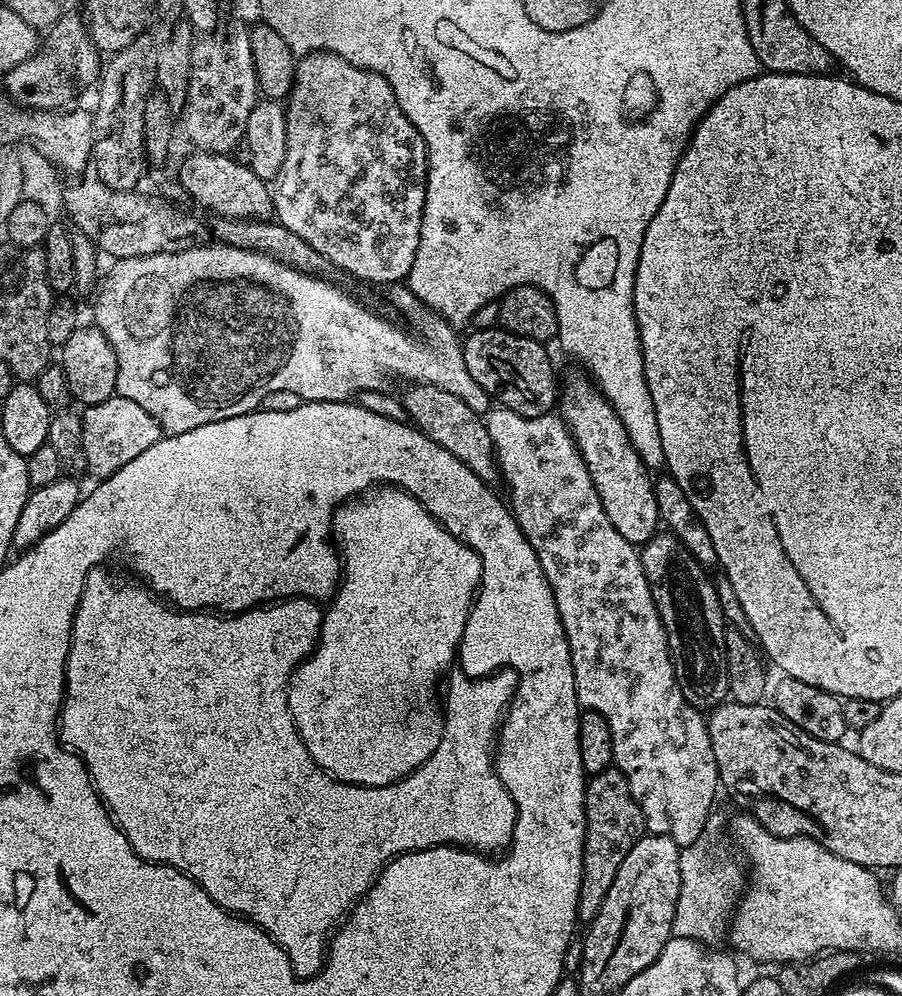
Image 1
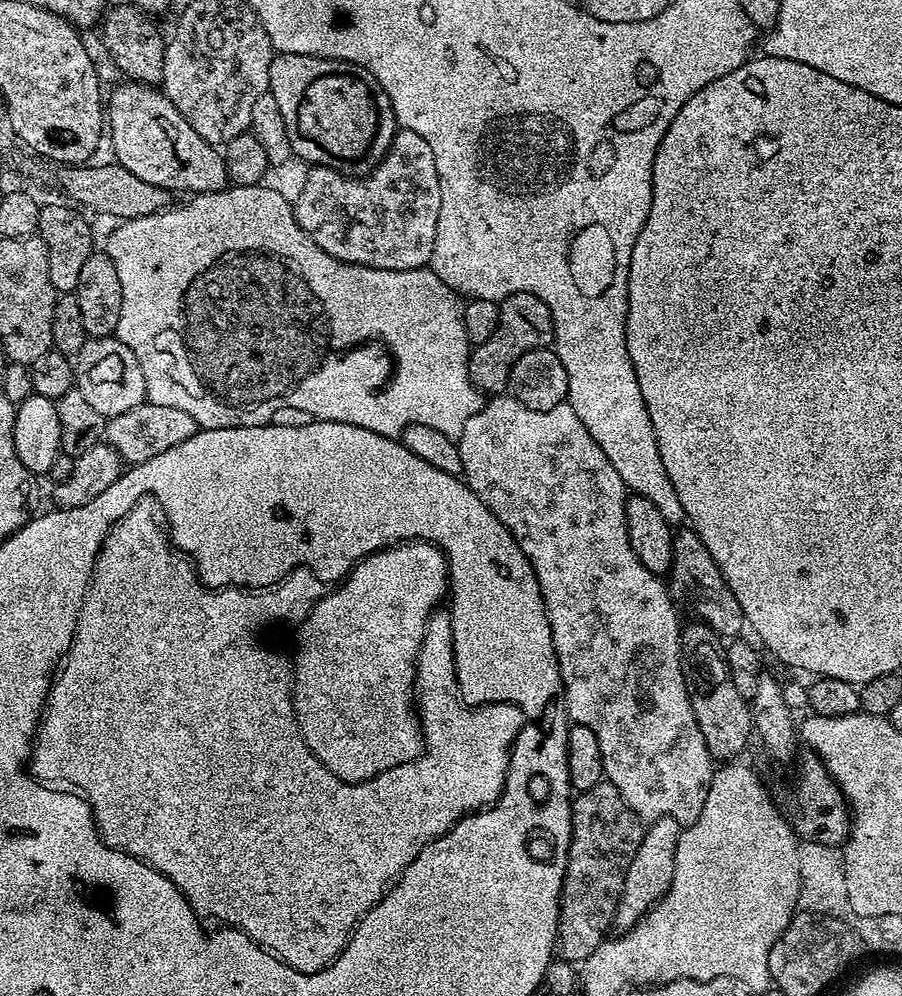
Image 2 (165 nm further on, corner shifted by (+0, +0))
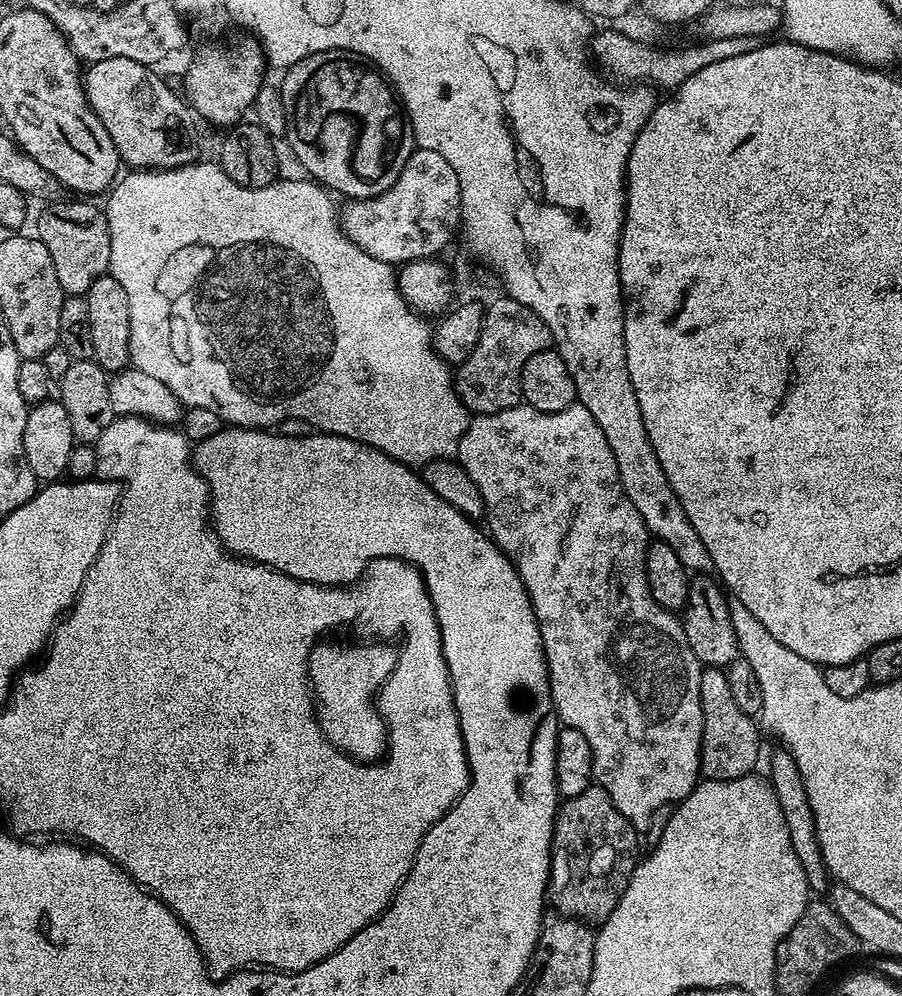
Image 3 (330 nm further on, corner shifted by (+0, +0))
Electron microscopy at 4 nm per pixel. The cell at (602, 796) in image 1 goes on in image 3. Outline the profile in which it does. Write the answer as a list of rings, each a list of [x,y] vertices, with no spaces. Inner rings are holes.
[[[593,782],[574,798],[564,800],[552,831],[552,871],[547,899],[557,913],[592,926],[603,924],[622,898],[640,852],[638,830],[614,806],[610,794]]]

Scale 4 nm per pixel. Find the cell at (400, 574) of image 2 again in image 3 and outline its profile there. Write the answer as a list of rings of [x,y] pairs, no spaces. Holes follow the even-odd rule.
[[[328,642],[317,643],[312,649],[308,659],[308,683],[310,685],[311,695],[314,697],[314,707],[316,709],[316,721],[320,723],[320,729],[326,734],[326,738],[335,745],[340,751],[347,752],[351,758],[363,763],[371,763],[381,759],[386,752],[388,743],[388,727],[384,725],[384,720],[380,717],[380,710],[376,706],[376,697],[380,688],[386,682],[386,678],[394,670],[396,665],[397,649],[388,642],[356,642],[360,644],[324,644]]]

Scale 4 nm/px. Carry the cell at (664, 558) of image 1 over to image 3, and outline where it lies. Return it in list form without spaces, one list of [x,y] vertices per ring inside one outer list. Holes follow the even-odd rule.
[[[705,667],[701,671],[700,701],[704,723],[700,743],[701,777],[706,780],[733,780],[753,775],[757,771],[756,763],[760,760],[761,729],[757,721],[747,716],[738,707],[738,702],[734,702],[734,694],[730,694],[730,682],[725,669]]]

